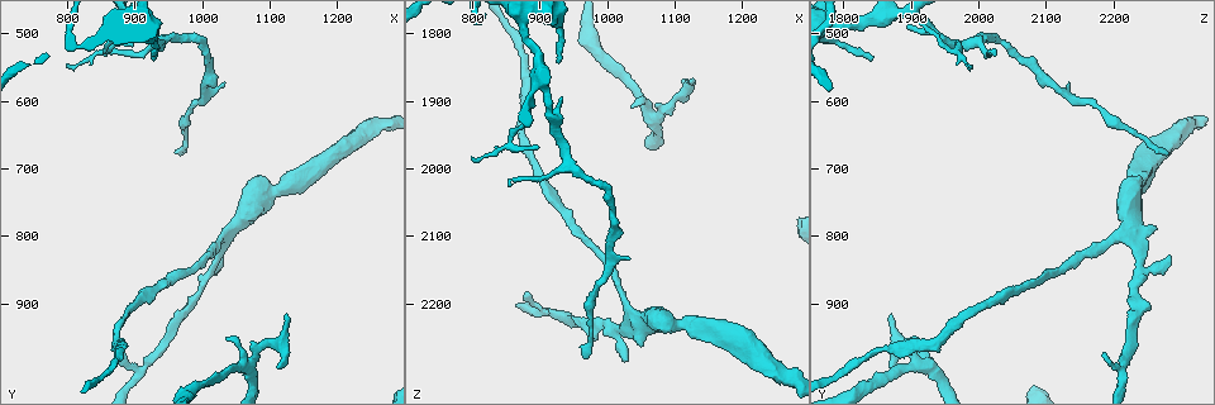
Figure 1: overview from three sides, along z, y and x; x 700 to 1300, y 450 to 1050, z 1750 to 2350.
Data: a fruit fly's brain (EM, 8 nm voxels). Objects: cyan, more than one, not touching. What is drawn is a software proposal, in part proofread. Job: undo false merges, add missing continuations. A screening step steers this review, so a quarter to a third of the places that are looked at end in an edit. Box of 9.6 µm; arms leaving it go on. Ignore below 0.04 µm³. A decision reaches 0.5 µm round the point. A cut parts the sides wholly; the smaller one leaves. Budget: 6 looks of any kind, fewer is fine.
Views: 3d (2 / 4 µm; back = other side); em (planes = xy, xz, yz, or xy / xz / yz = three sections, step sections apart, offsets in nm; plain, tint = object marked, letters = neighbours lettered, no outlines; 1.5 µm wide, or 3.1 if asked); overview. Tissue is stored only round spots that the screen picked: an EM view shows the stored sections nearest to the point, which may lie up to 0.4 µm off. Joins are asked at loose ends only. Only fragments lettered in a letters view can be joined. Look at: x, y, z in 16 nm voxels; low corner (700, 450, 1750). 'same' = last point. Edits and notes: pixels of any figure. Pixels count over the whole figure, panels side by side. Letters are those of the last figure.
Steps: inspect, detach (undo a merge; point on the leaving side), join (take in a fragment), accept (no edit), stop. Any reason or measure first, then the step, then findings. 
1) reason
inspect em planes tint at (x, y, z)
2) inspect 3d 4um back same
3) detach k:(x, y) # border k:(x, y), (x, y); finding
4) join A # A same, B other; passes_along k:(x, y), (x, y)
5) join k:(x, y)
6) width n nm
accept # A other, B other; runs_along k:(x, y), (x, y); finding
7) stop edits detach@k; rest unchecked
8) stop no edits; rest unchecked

thin end
inspect 3d 2um at (1035, 570, 2130)

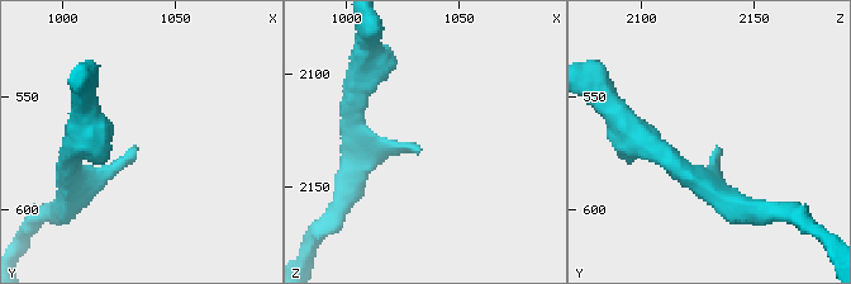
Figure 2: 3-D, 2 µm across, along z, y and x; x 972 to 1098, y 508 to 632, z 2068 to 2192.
arm_widths 200, 220 nm
inspect em xz step 4 letters at (1031, 571, 2132)

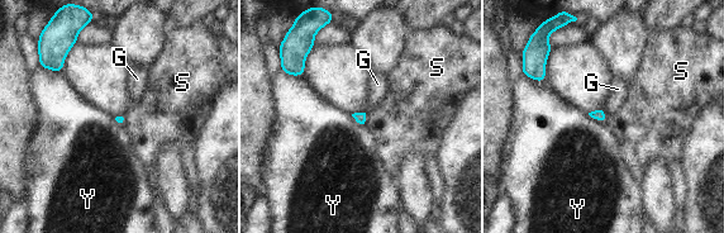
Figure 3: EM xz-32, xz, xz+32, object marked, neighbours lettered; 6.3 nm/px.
accept # G other, S other, Y other; border 3:(44, 67), (62, 72); no lettered fragment goes on from it

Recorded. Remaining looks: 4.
an open end
inspect em planes letters at (1125, 915, 1870)

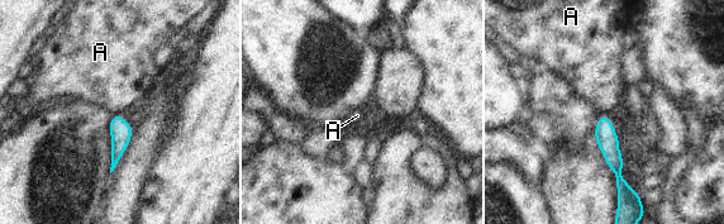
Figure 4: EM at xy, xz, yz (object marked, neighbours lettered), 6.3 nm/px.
accept # A other; border 4:(119, 113), (114, 115); no lettered fragment goes on from it

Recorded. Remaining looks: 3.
three arms meet
inspect 3d 4um at (1065, 990, 1925)

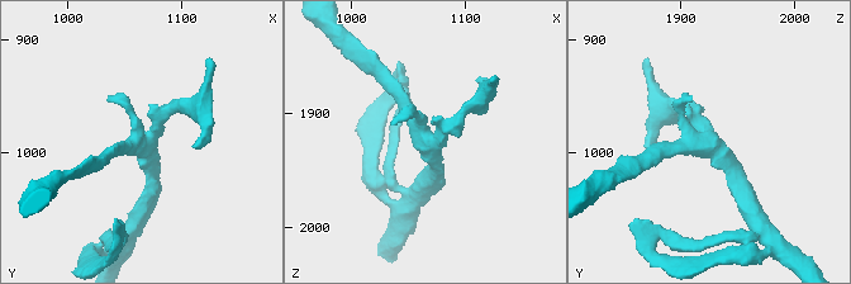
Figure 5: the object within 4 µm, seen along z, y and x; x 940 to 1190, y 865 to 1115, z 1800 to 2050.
need the tissue
inspect em planes letters at (1062, 990, 1920)

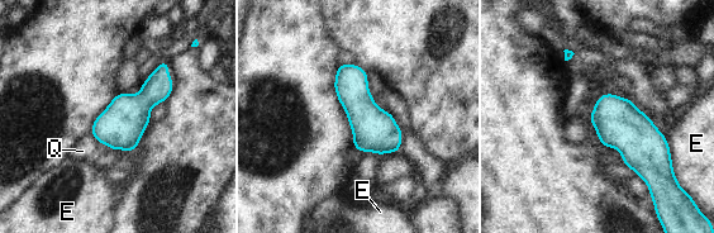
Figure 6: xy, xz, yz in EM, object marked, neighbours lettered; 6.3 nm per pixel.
width 280 nm
accept # E other, Q other; border 6:(90, 133), (99, 142); one cell here

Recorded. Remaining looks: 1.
stop no edits; rest unchecked

